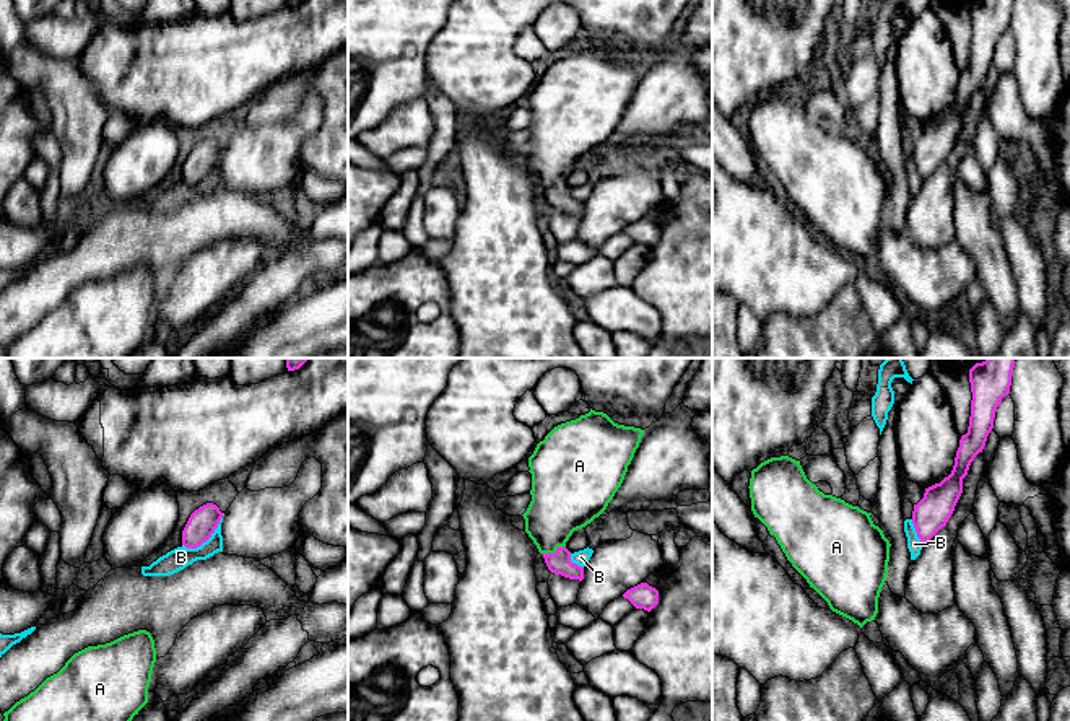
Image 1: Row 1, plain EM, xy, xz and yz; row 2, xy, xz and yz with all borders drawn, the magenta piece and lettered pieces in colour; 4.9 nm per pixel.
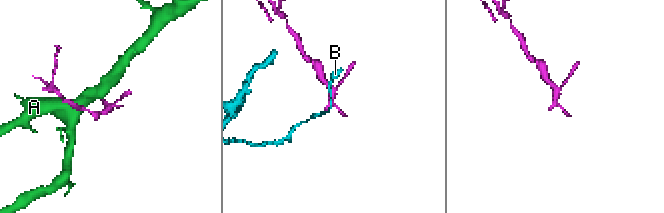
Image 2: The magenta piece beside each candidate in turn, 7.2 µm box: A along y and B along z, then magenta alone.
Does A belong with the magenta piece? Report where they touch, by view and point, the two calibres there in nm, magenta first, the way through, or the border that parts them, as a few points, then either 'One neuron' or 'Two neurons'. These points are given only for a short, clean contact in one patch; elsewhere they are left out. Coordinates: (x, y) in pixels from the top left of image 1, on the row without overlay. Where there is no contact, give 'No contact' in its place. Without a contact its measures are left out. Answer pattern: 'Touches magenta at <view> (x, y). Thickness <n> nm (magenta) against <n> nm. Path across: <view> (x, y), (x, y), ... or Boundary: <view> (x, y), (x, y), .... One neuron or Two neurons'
Touches magenta at xz (555, 187). Thickness 110 nm (magenta) against 300 nm. Path across: xz (560, 197), (555, 187), (555, 148), (561, 139). One neuron

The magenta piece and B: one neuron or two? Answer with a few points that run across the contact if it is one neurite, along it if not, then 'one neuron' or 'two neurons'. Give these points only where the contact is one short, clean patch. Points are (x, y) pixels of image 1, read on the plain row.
xy (223, 148), (218, 161), (205, 176), (195, 183), (182, 181) | two neurons

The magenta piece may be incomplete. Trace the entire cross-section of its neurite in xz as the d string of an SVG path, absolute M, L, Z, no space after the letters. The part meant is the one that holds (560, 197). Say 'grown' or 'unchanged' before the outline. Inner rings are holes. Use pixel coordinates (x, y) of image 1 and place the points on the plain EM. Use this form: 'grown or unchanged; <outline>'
grown; M590 44L555 62L528 93L532 137L522 150L525 168L548 205L584 215L566 177L598 153L621 122L644 65L615 59Z

